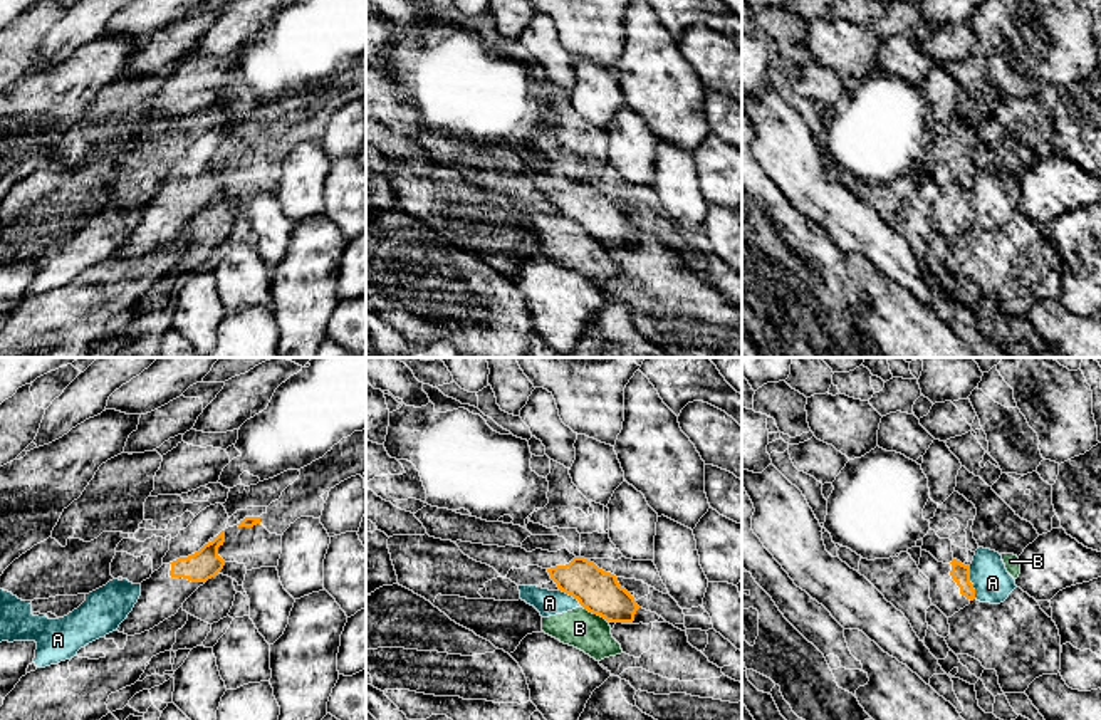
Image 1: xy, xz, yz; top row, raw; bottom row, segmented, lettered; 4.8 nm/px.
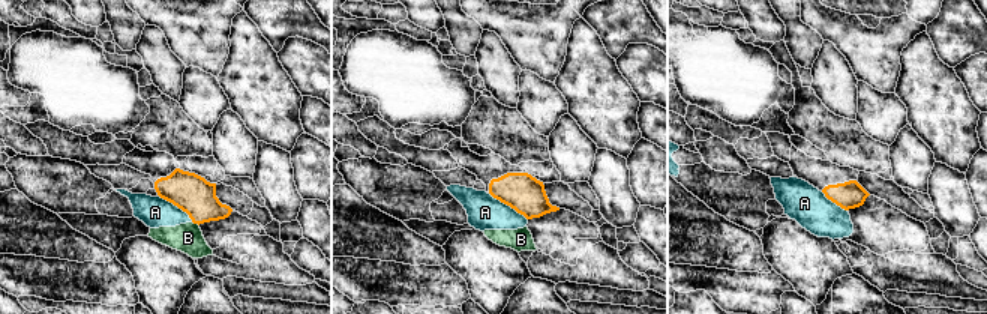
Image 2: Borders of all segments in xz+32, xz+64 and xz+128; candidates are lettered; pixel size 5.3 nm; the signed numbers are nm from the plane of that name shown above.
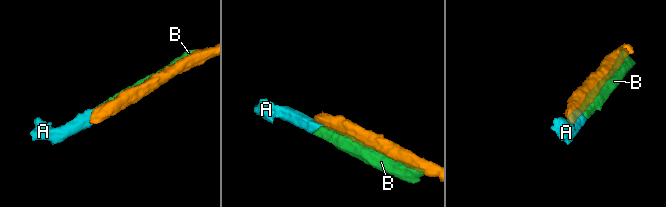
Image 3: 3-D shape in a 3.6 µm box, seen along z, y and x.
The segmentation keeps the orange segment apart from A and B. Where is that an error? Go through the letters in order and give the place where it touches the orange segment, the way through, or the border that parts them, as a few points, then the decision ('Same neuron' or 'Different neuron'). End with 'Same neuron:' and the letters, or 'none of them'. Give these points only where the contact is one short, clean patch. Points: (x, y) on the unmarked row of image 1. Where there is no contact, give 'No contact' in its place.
A: Touches orange at yz (970, 207). Boundary: yz (969, 190), (969, 205), (975, 222). Different neuron
B: Touches orange at xz (594, 237). Different neuron
Same neuron: none of them

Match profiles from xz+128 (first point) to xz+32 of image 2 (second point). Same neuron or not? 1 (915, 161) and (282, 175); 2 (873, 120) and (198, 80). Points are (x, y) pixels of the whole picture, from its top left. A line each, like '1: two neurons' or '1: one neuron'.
1: two neurons
2: one neuron

